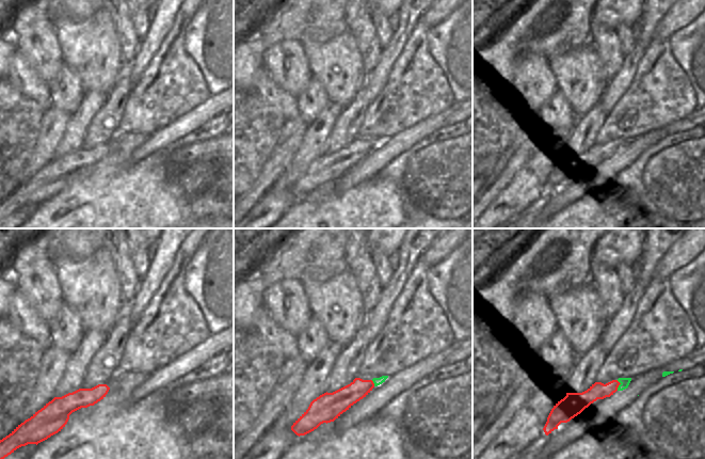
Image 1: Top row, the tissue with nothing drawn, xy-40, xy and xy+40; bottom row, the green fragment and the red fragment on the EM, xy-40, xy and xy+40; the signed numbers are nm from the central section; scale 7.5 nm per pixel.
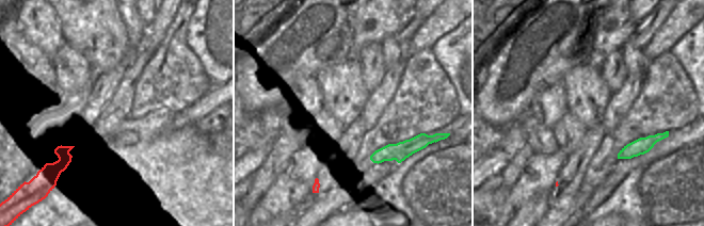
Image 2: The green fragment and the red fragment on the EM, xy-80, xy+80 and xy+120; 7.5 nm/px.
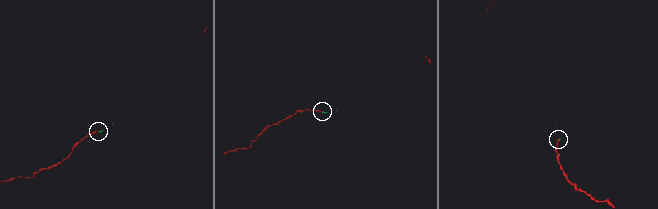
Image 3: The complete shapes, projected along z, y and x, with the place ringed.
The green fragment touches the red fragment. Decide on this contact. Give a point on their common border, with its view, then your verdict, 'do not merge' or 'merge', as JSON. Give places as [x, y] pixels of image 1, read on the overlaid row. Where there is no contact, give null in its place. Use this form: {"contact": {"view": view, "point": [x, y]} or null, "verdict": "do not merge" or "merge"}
{"contact": {"view": "xy+40", "point": [619, 385]}, "verdict": "merge"}

